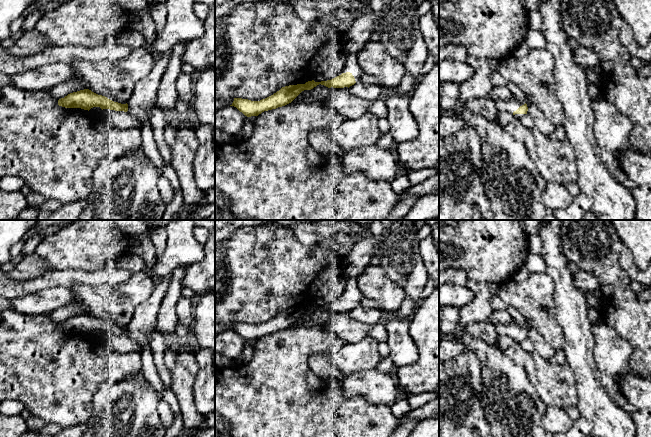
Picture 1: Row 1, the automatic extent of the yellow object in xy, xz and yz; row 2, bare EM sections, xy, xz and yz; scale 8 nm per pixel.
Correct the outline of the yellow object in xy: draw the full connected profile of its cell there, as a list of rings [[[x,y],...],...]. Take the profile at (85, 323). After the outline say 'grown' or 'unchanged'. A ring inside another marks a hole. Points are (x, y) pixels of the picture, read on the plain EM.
[[[89,313],[73,316],[58,324],[58,329],[65,332],[81,332],[90,334],[93,331],[110,333],[115,335],[128,335],[128,328],[121,328],[108,323],[105,320],[98,319]]]; unchanged

